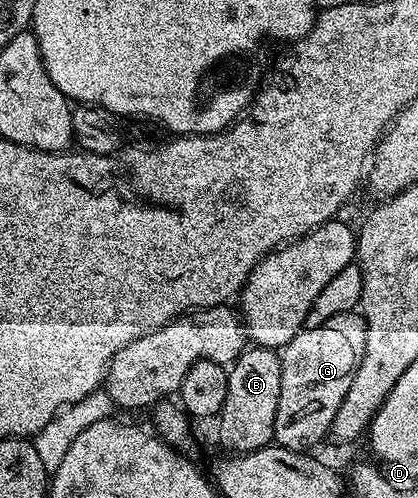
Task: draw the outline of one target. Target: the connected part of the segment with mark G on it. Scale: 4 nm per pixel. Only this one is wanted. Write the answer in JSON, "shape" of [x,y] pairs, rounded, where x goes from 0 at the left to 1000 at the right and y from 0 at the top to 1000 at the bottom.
{"shape":[[[837,627],[830,631],[813,631],[811,635],[792,635],[792,643],[782,643],[761,655],[744,655],[718,663],[708,675],[684,695],[670,697],[667,709],[672,713],[672,769],[667,771],[667,811],[658,827],[658,859],[653,861],[653,876],[660,894],[687,900],[689,904],[708,904],[713,908],[746,906],[746,896],[758,896],[775,884],[794,865],[797,845],[801,843],[801,827],[811,827],[811,811],[821,811],[821,795],[830,795],[830,779],[840,779],[840,763],[849,755],[849,747],[859,739],[859,731],[873,713],[873,693],[878,691],[878,659],[873,657],[873,643],[861,629]]]}

